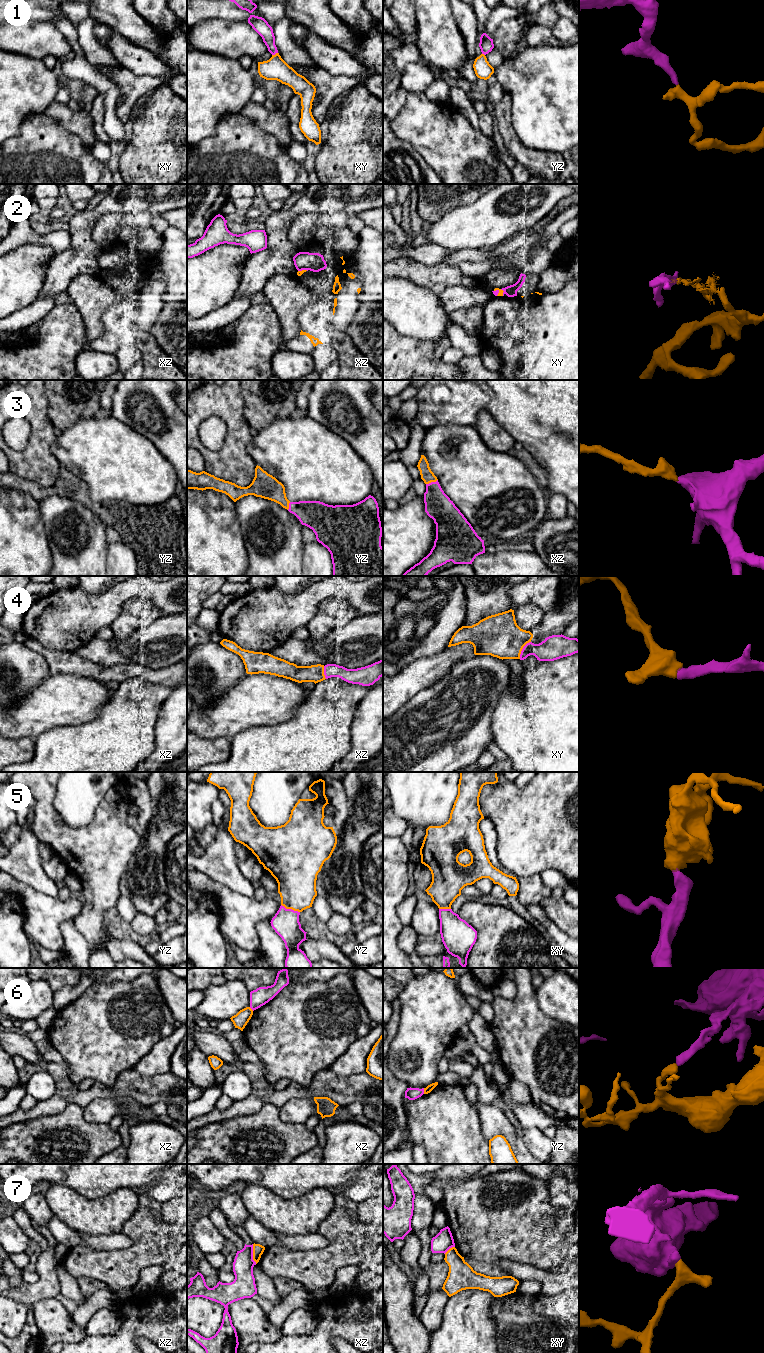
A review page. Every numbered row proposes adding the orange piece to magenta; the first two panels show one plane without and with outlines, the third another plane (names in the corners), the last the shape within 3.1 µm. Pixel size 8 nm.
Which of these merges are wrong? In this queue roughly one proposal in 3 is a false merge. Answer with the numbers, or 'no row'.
2, 6, 7

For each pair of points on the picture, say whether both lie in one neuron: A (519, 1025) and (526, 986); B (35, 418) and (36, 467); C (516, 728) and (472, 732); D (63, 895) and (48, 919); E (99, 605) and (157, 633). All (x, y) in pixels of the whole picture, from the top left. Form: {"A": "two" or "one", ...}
{"A": "one", "B": "one", "C": "two", "D": "two", "E": "two"}

